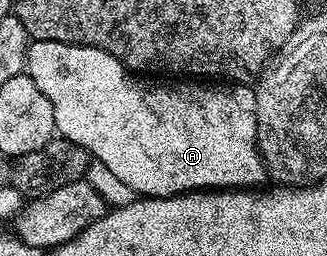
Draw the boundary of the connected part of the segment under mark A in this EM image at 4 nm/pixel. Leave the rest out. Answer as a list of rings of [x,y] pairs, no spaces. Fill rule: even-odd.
[[[32,41],[24,56],[24,67],[30,79],[38,83],[38,91],[50,99],[50,107],[54,107],[54,123],[56,132],[66,141],[78,143],[95,160],[102,162],[126,187],[130,187],[140,197],[179,197],[182,193],[197,191],[219,191],[222,189],[255,190],[266,181],[264,160],[260,158],[260,148],[256,142],[256,91],[248,83],[201,83],[196,79],[184,79],[181,85],[147,85],[147,80],[133,75],[123,63],[114,59],[114,55],[106,55],[106,51],[86,47],[85,45],[67,45],[53,41]]]

